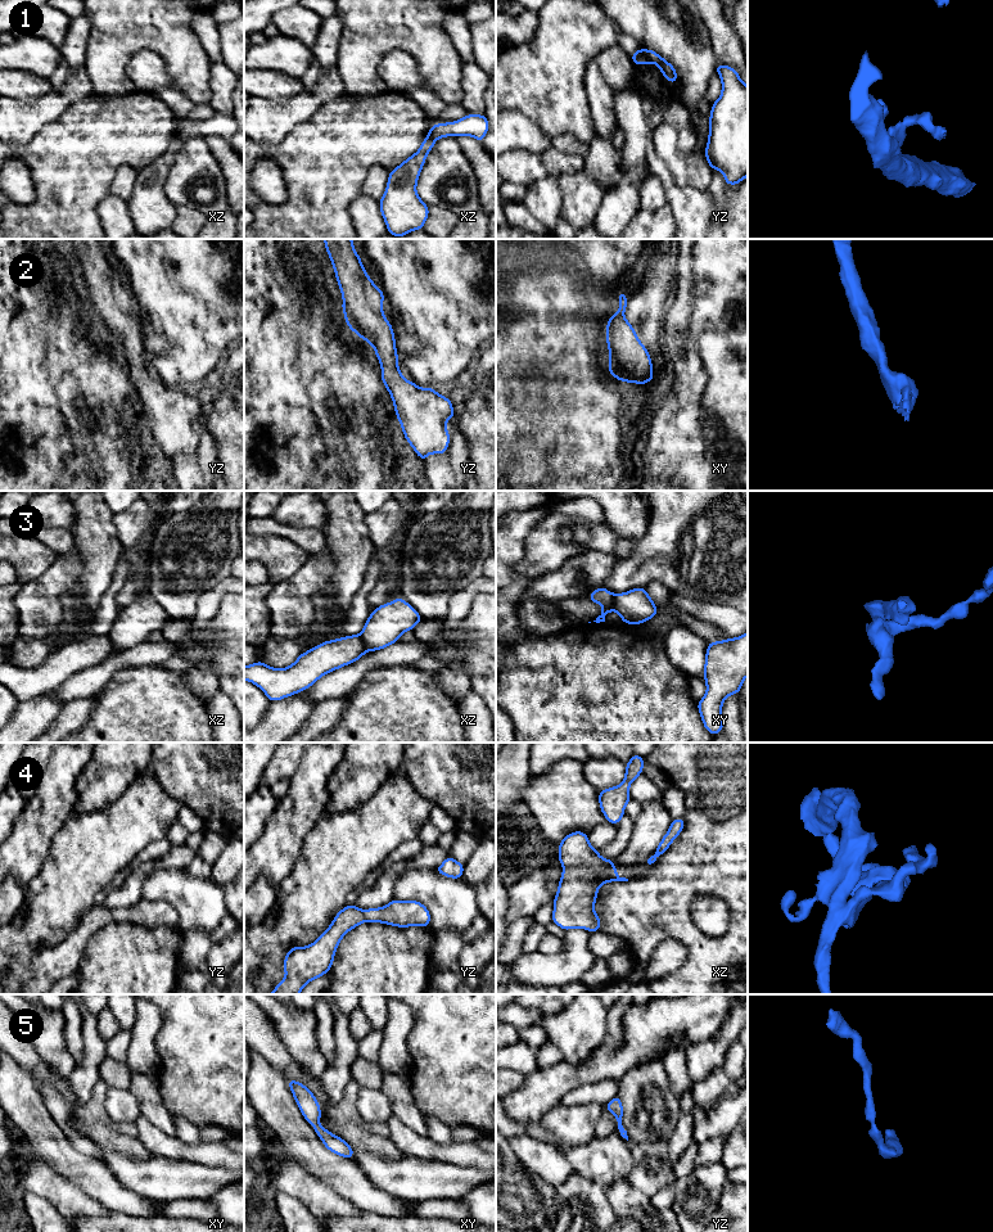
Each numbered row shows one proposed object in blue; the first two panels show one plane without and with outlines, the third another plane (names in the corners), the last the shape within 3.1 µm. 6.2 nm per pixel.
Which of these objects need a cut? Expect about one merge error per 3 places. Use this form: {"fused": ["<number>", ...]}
{"fused": ["1", "3"]}

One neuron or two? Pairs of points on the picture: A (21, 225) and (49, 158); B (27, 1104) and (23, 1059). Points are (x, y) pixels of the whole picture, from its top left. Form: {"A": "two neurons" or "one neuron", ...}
{"A": "one neuron", "B": "two neurons"}

